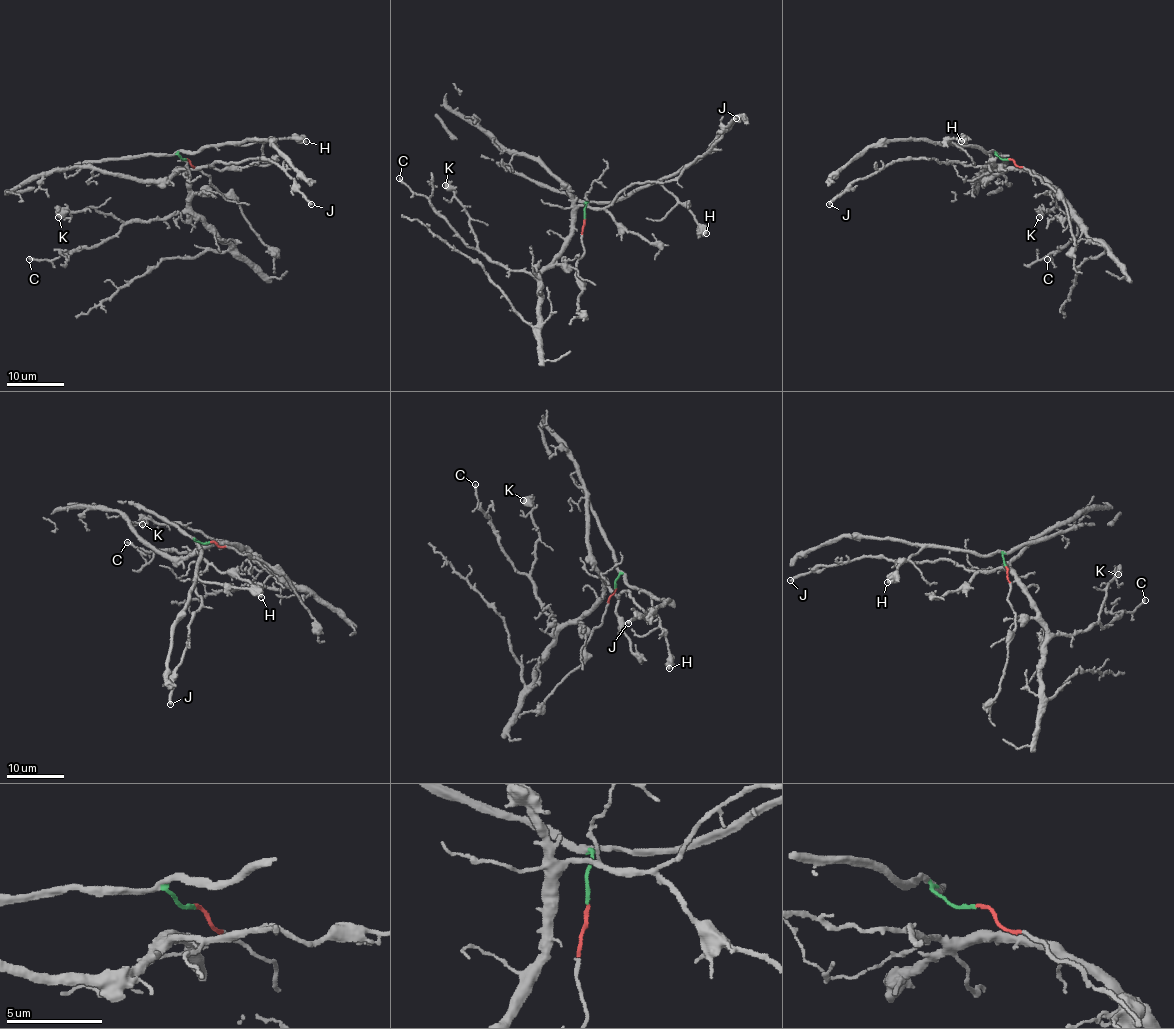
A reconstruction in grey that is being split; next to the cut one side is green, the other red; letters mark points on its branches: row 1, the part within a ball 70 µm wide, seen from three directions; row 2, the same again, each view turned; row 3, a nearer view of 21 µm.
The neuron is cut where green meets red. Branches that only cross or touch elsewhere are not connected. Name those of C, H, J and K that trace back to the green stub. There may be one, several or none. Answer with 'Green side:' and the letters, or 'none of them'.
Green side: H

